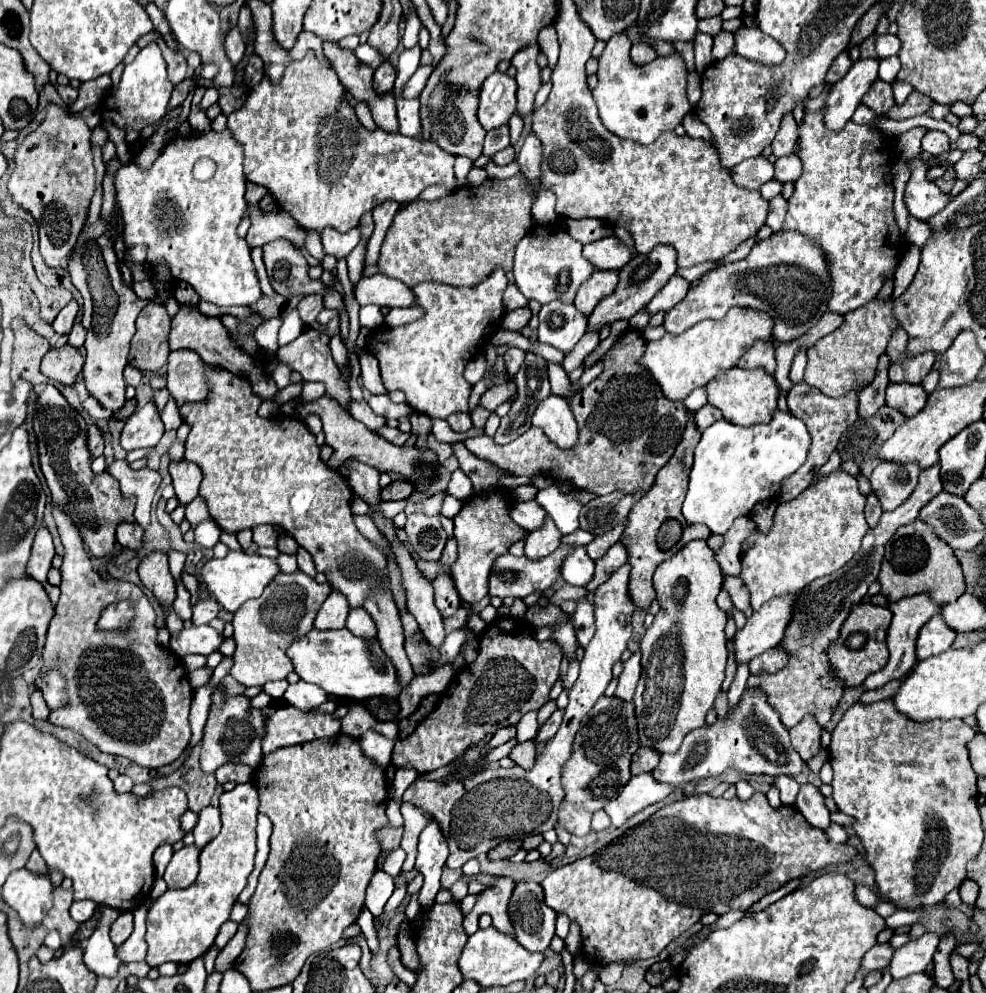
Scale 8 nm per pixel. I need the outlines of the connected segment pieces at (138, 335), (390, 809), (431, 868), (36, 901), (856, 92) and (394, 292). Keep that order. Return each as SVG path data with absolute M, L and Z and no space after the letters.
M149 303L137 317L137 331L131 339L129 365L141 371L157 371L167 363L167 335L171 317L159 303Z
M390 799L389 801L387 801L386 806L386 815L389 819L391 826L401 827L404 823L404 820L400 812L400 805L393 801L393 799Z
M429 823L419 835L419 855L415 869L423 873L425 883L419 891L419 905L423 909L435 903L435 895L441 889L441 869L449 857L449 847L445 843L445 835L441 835L439 823Z
M29 869L13 871L1 887L3 899L19 913L25 925L37 925L45 917L53 905L51 893L53 887L49 877Z
M859 59L853 63L849 73L837 81L825 101L825 125L831 131L839 131L851 119L853 111L861 103L871 83L877 79L879 59Z
M375 273L371 277L363 277L353 289L359 305L377 305L377 307L413 307L415 295L413 291L401 283L399 279L385 277Z

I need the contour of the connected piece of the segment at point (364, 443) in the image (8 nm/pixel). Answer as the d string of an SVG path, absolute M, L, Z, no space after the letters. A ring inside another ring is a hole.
M323 395L321 399L313 401L313 403L301 403L297 407L297 417L305 419L311 413L319 413L321 421L323 421L323 431L325 431L325 441L333 447L333 457L327 461L327 465L331 469L339 469L341 463L349 457L359 459L361 463L367 463L371 467L377 467L379 473L395 473L399 477L403 477L405 481L413 481L413 473L415 473L415 489L417 491L427 491L429 485L433 485L437 481L437 453L433 449L419 449L417 445L393 445L387 439L379 437L377 433L369 431L363 423L355 421L345 409L341 409L337 405L337 401L329 399L327 395Z

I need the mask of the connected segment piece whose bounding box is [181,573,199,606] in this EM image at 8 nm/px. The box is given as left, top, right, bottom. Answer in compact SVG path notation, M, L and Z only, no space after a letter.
M182 573L181 579L186 587L186 589L191 594L191 605L193 606L197 601L197 595L199 595L198 584L199 581L194 575L187 573Z

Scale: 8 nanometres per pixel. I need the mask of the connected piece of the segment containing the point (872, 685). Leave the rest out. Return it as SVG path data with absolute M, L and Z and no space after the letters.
M917 595L917 597L909 597L909 599L901 599L897 603L891 603L889 609L893 611L893 621L889 625L889 631L887 631L887 647L889 647L889 661L887 665L877 671L877 673L871 673L865 681L863 681L863 687L865 689L879 689L883 687L885 683L893 681L893 679L899 679L903 677L907 671L911 671L917 663L917 655L915 655L915 641L917 641L917 633L919 629L927 623L927 619L933 617L933 613L939 609L931 599L929 595Z

